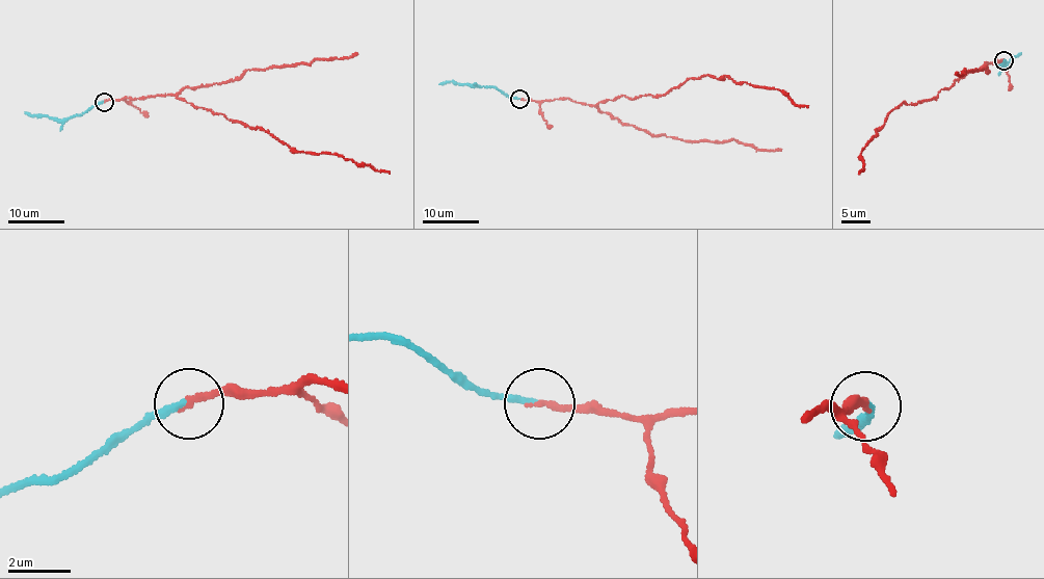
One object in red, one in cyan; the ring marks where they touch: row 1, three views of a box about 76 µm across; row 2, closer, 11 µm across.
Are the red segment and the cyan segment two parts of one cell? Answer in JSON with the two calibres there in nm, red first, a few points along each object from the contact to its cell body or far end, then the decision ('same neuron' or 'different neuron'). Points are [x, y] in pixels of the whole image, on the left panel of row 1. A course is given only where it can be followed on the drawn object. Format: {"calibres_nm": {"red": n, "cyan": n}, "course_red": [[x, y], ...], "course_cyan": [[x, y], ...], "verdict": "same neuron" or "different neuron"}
{"calibres_nm": {"red": 200, "cyan": 240}, "course_red": [[103, 102], [126, 98], [176, 96], [268, 131], [296, 151], [342, 155], [390, 174]], "course_cyan": [[103, 102], [79, 115], [62, 120], [25, 112]], "verdict": "same neuron"}

